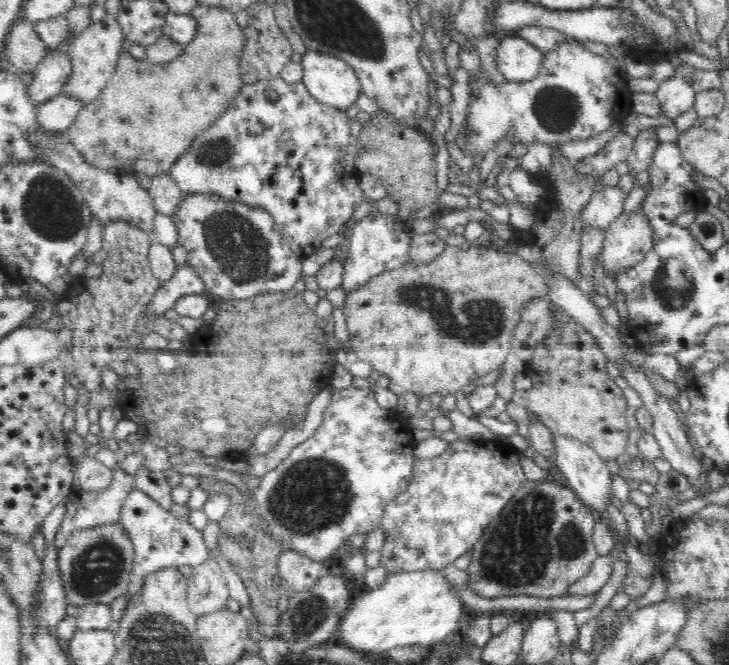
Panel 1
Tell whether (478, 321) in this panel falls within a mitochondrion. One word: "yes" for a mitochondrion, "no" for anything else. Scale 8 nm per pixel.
yes

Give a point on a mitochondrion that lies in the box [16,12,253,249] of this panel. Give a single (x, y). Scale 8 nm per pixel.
(53, 210)

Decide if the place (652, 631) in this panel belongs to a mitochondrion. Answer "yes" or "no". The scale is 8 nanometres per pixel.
no

